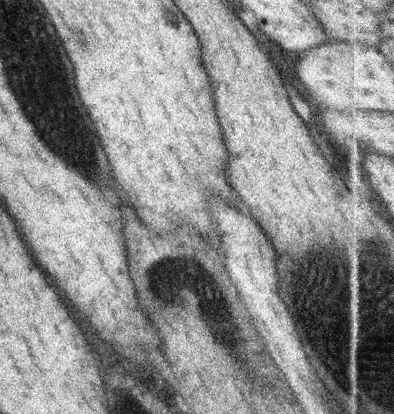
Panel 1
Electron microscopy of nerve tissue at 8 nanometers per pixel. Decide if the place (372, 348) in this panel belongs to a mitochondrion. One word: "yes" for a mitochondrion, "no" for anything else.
yes

